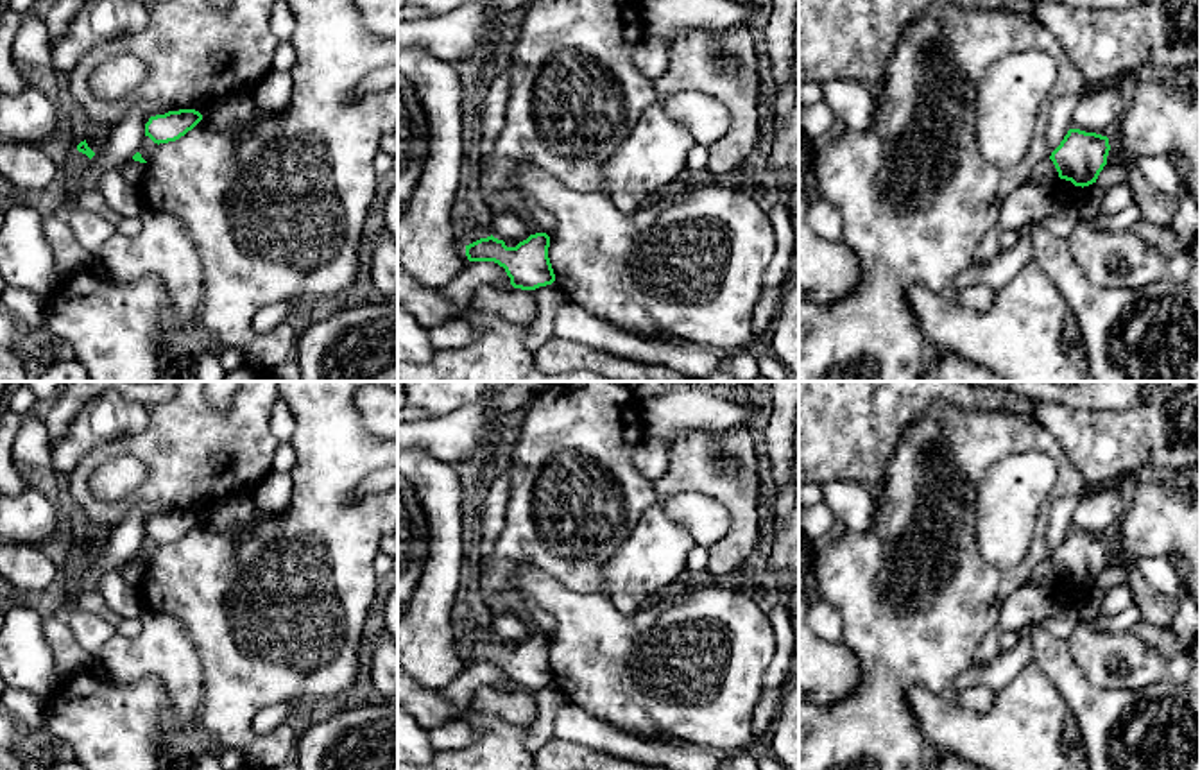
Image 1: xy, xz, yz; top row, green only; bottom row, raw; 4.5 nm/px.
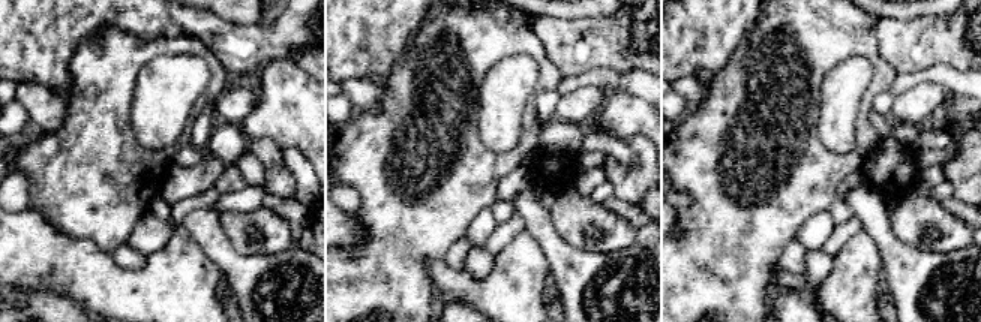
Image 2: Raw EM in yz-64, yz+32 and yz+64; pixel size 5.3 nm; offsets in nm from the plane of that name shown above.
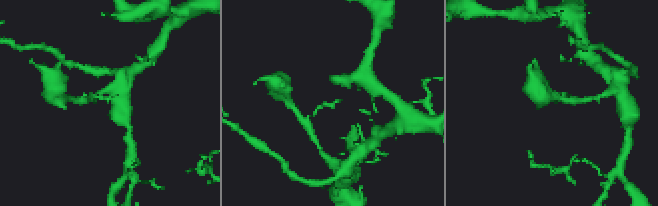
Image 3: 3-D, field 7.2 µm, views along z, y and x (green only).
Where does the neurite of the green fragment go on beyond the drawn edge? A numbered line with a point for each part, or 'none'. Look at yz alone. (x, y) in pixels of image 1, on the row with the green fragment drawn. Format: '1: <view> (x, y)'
none

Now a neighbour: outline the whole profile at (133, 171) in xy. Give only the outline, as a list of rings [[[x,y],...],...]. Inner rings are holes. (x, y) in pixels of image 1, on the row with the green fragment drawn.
[[[129,159],[120,167],[120,170],[127,183],[141,186],[145,175],[145,163]]]

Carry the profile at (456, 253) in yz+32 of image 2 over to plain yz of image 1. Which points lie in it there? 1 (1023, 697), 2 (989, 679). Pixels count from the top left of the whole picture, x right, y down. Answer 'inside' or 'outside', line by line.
1: outside
2: inside

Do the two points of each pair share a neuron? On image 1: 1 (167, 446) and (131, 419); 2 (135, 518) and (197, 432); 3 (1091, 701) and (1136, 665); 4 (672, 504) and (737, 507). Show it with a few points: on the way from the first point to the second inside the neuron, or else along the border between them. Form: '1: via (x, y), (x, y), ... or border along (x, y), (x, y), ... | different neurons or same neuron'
1: border along (149, 409), (149, 425), (145, 428), (119, 437) | different neurons
2: border along (135, 496), (145, 502), (171, 504), (180, 509) | different neurons
3: border along (1075, 661), (1082, 674), (1097, 686), (1147, 688) | different neurons
4: border along (685, 491), (715, 498), (729, 516), (711, 547) | different neurons

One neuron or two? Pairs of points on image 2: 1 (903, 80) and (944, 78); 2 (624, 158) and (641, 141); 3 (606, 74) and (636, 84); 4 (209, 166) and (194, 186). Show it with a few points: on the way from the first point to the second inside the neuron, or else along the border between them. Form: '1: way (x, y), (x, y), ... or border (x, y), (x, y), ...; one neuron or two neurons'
1: way (914, 80), (918, 77), (933, 77); one neuron
2: border (608, 155), (629, 166), (636, 163); two neurons
3: way (614, 78), (629, 80); one neuron
4: way (207, 171), (197, 181); one neuron

